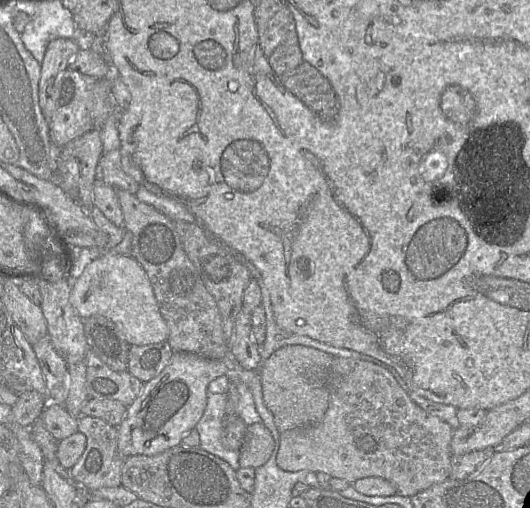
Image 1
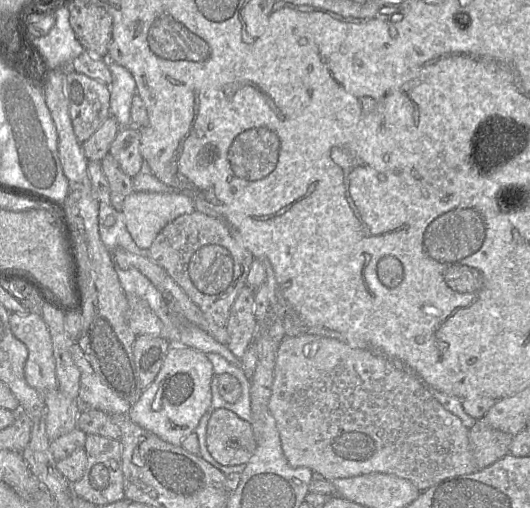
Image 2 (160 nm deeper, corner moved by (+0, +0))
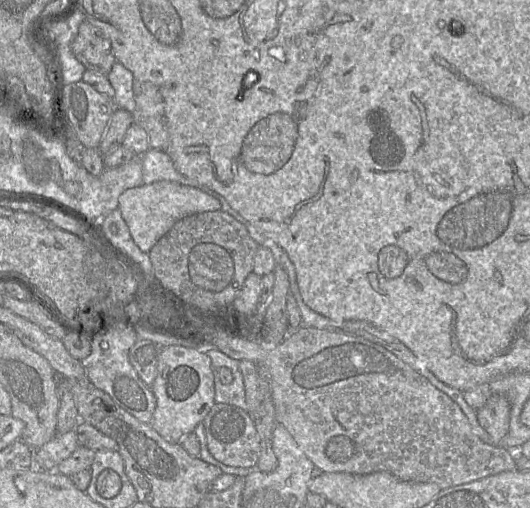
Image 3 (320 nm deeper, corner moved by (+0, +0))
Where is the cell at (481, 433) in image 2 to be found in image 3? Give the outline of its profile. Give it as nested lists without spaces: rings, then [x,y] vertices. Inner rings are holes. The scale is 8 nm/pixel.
[[[492,394],[487,403],[476,410],[480,426],[489,434],[491,445],[498,445],[510,427],[511,405],[502,395]]]

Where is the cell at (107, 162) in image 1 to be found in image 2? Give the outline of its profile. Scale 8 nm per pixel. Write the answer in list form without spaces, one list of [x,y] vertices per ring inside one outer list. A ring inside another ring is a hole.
[[[121,127],[109,149],[109,154],[130,178],[140,171],[143,162],[140,153],[140,138],[140,129],[137,127]]]

